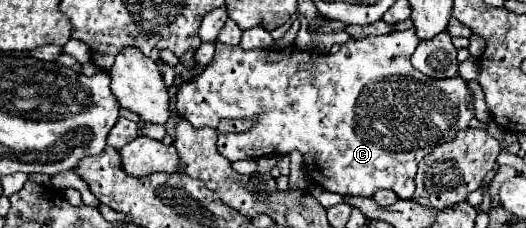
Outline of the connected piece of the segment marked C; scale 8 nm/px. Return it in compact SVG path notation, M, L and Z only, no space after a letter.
M407 29L407 31L393 31L389 35L369 35L363 39L349 39L347 43L341 45L341 49L331 55L319 55L315 51L299 51L299 49L251 49L245 51L241 47L231 47L231 45L223 45L223 43L215 43L217 51L213 61L191 81L183 81L177 87L177 111L179 115L183 115L185 119L189 119L189 123L193 127L217 127L219 121L223 117L229 119L251 119L253 121L253 129L243 131L243 133L219 133L219 141L217 141L217 149L223 157L227 157L229 161L239 161L239 159L259 159L265 155L285 155L291 153L293 149L303 153L303 161L305 167L311 175L311 179L315 183L319 183L323 189L331 191L331 193L341 193L341 195L355 195L355 197L367 197L371 199L375 191L379 189L391 189L399 195L399 199L411 199L415 193L415 173L417 173L417 165L419 161L431 153L431 149L435 149L441 143L451 141L457 131L467 129L469 121L475 117L475 107L473 107L473 93L469 91L469 83L463 77L451 77L451 79L431 79L425 77L423 73L419 73L409 57L413 55L413 47L419 45L419 39L415 35L415 29Z

